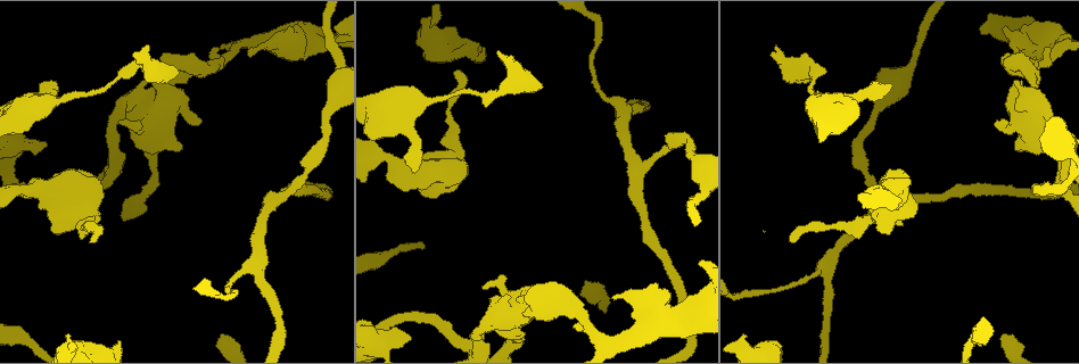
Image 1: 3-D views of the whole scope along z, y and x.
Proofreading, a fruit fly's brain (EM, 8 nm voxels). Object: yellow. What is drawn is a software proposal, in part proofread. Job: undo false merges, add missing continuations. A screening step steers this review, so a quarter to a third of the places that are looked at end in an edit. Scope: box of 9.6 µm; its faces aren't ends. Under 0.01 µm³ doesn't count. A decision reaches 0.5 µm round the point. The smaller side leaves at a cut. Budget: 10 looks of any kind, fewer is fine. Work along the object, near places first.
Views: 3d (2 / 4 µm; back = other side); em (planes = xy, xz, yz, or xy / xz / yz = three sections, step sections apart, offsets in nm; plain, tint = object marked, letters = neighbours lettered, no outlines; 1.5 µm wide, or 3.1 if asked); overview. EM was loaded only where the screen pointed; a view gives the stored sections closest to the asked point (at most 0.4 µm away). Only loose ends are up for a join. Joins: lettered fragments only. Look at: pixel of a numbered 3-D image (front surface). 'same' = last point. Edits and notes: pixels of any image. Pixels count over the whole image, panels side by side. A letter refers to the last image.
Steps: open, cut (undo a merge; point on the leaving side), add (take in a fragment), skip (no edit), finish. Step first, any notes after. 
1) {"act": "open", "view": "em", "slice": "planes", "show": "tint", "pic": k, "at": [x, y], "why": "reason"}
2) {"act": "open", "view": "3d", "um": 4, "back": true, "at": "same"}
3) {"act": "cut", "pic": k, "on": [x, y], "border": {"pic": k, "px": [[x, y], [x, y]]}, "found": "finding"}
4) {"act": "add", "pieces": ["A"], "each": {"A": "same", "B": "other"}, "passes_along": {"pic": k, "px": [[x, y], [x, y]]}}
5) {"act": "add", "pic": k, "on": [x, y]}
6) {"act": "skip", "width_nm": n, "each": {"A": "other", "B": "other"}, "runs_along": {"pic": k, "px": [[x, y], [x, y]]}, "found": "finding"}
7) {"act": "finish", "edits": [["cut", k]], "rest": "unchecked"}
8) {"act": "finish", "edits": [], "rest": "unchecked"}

{"act": "open", "view": "3d", "um": 4, "pic": 1, "at": [335, 27], "why": "free end"}

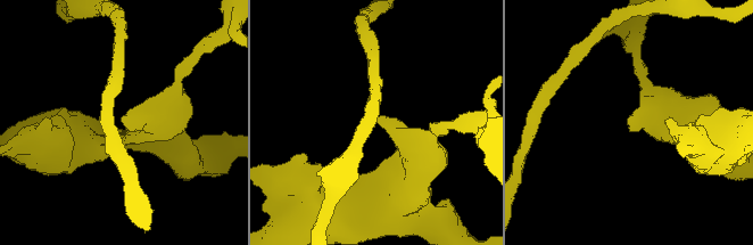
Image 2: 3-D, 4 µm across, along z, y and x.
{"act": "open", "view": "em", "slice": "xz", "step": 8, "show": "letters", "pic": 2, "at": [121, 121]}

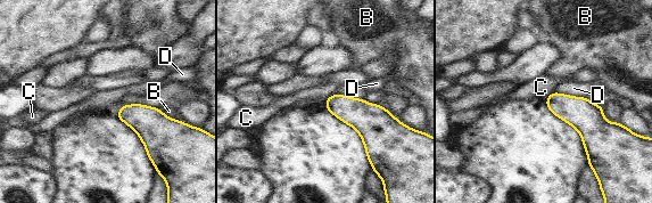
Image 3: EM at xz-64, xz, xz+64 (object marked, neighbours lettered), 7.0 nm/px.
{"act": "skip", "each": {"B": "other", "C": "other", "D": "other"}, "border": {"pic": 3, "px": [[553, 91], [545, 99]]}, "found": "no lettered fragment goes on from it"}

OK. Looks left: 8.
{"act": "open", "view": "3d", "um": 4, "pic": 1, "at": [496, 51], "why": "branch stops here"}

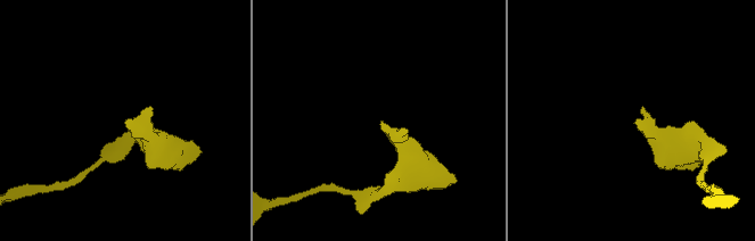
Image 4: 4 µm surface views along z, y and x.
{"act": "open", "view": "em", "slice": "xy", "step": 8, "show": "tint", "pic": 4, "at": [124, 122]}

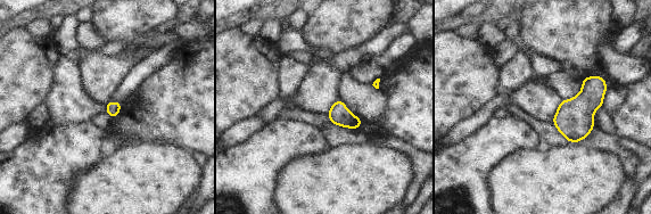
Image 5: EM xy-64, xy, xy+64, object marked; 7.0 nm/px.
{"act": "open", "view": "em", "slice": "planes", "show": "letters", "at": "same", "why": "another direction"}

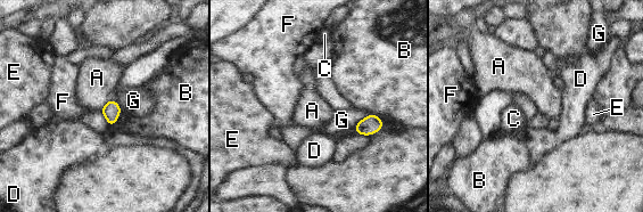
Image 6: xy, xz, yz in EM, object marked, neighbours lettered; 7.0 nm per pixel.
{"act": "skip", "each": {"A": "other", "B": "other", "C": "other", "D": "other", "E": "other", "F": "other", "G": "other"}, "found": "no lettered fragment goes on from it"}

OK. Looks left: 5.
{"act": "open", "view": "3d", "um": 2, "pic": 1, "at": [92, 240], "why": "long arm stops here"}

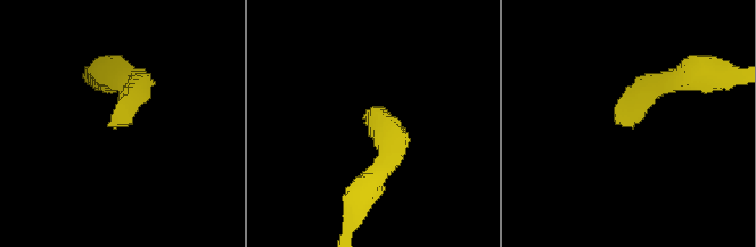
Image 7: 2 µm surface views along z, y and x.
{"act": "open", "view": "em", "slice": "planes", "show": "letters", "pic": 7, "at": [620, 123], "why": "shape alone is not enough"}

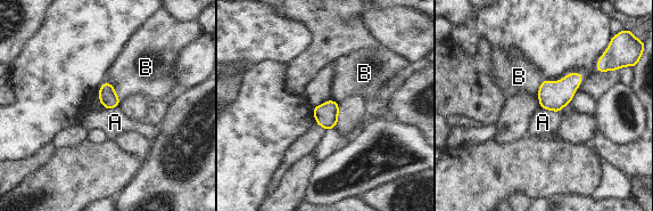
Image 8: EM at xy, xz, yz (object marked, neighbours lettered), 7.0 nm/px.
{"act": "skip", "width_nm": 130, "each": {"A": "other", "B": "other"}, "border": {"pic": 8, "px": [[540, 107], [560, 112]]}, "found": "no lettered fragment goes on from it"}

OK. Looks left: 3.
{"act": "open", "view": "3d", "um": 4, "pic": 1, "at": [413, 171], "why": "free end"}

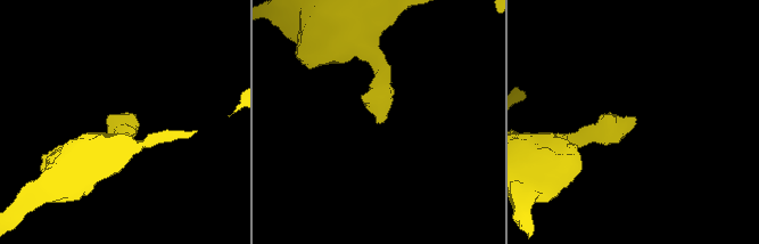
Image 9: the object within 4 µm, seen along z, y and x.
{"act": "open", "view": "em", "slice": "xy", "step": 8, "show": "letters", "pic": 9, "at": [123, 119]}

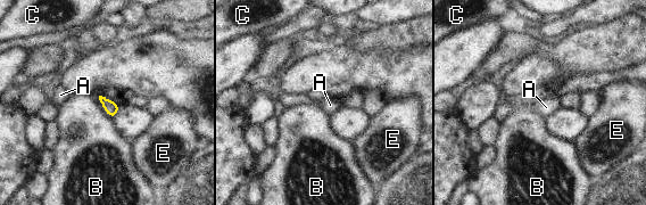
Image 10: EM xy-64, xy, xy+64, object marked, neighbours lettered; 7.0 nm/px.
{"act": "open", "view": "em", "slice": "planes", "show": "letters", "at": "same"}

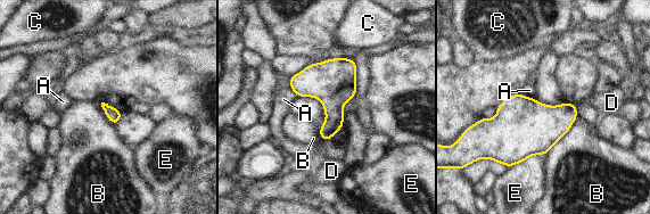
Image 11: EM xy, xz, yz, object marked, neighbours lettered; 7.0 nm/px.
{"act": "skip", "longest_contact_nm": ["B", 340], "each": {"A": "other", "B": "other", "C": "other", "D": "other", "E": "other"}, "border": {"pic": 11, "px": [[520, 92], [533, 98]]}, "found": "none of them fits"}

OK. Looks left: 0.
{"act": "finish", "edits": [], "rest": "unchecked"}

